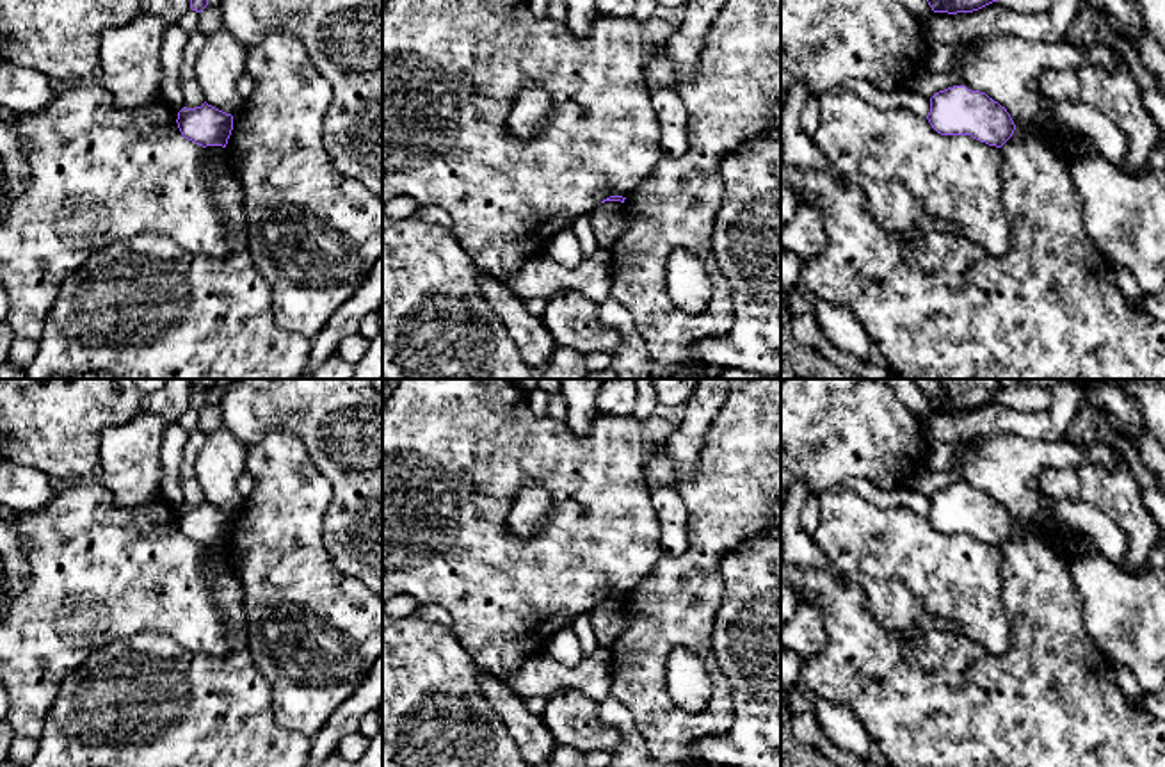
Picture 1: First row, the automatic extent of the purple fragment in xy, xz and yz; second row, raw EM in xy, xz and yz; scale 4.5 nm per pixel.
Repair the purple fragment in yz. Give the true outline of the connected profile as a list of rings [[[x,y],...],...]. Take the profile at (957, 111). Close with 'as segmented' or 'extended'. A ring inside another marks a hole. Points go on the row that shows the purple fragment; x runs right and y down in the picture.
[[[966,85],[936,93],[930,98],[927,119],[941,135],[971,135],[996,148],[1001,148],[1016,130],[1005,107],[985,93],[971,91]]] | as segmented

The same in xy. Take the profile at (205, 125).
[[[206,101],[196,109],[183,107],[178,112],[176,123],[185,139],[203,148],[226,148],[233,130],[233,116],[208,105]]] | as segmented

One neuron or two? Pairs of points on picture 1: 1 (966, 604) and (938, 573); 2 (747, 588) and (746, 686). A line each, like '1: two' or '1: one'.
1: one
2: one

